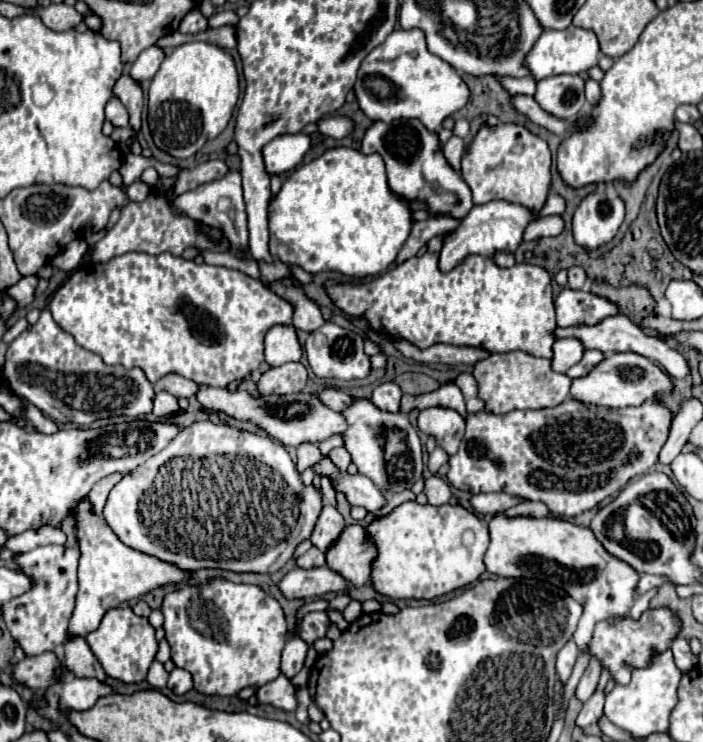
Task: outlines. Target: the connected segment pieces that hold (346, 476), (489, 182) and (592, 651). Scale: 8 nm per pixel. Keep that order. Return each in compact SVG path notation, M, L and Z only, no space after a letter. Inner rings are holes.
M322 457L318 463L312 465L316 475L324 475L332 481L334 489L344 493L350 505L360 505L366 511L374 513L378 511L382 505L386 505L386 497L382 495L382 491L368 479L362 477L360 473L350 475L348 471L340 471L330 457Z
M500 123L494 129L484 125L462 157L462 175L472 189L476 205L504 199L510 203L518 203L530 209L532 213L538 213L538 209L546 205L552 181L550 167L552 167L552 151L546 145L546 141L530 133L526 127L514 123L506 125Z
M668 607L646 609L638 621L634 621L630 615L610 615L598 621L598 625L594 627L586 653L602 661L602 669L610 671L614 683L626 685L626 681L630 681L630 669L634 669L634 665L646 665L646 661L650 661L652 649L670 649L680 631L682 621Z

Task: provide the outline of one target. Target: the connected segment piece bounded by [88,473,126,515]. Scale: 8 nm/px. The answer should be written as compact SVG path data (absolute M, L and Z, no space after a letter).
M112 473L110 477L102 477L102 481L98 481L94 487L92 487L92 491L88 493L88 499L90 499L90 503L92 503L92 507L94 507L94 511L100 515L102 513L102 507L106 505L106 499L108 499L108 493L112 491L112 487L124 477L126 473Z

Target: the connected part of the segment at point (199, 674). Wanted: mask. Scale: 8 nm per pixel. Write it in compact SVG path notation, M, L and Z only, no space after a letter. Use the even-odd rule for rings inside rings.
M216 579L206 585L188 583L166 595L162 603L166 641L172 649L172 661L192 673L194 689L206 695L236 695L244 687L260 687L280 675L280 657L286 643L288 623L280 603L256 585L238 585Z

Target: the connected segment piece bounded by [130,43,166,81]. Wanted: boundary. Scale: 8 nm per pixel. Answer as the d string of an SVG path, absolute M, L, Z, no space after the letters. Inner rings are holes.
M156 43L150 45L150 49L144 49L140 53L140 57L134 61L134 65L130 69L130 77L136 81L152 79L154 73L158 71L158 65L162 65L162 57L166 57L164 49Z

